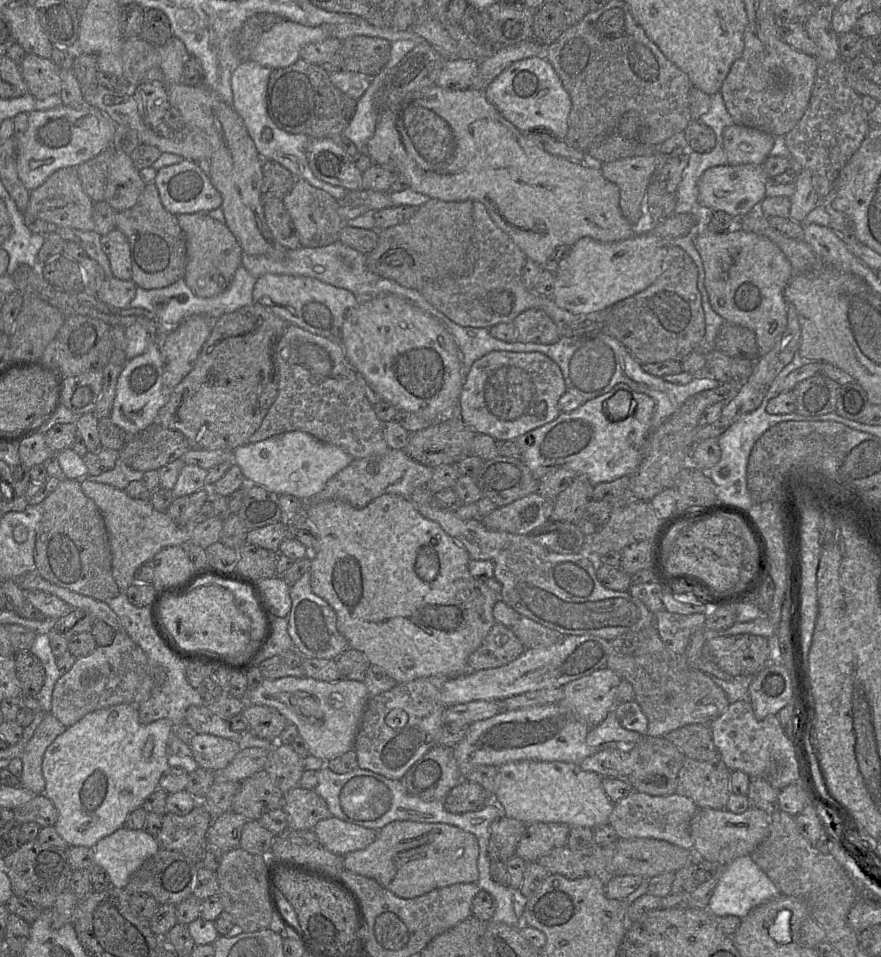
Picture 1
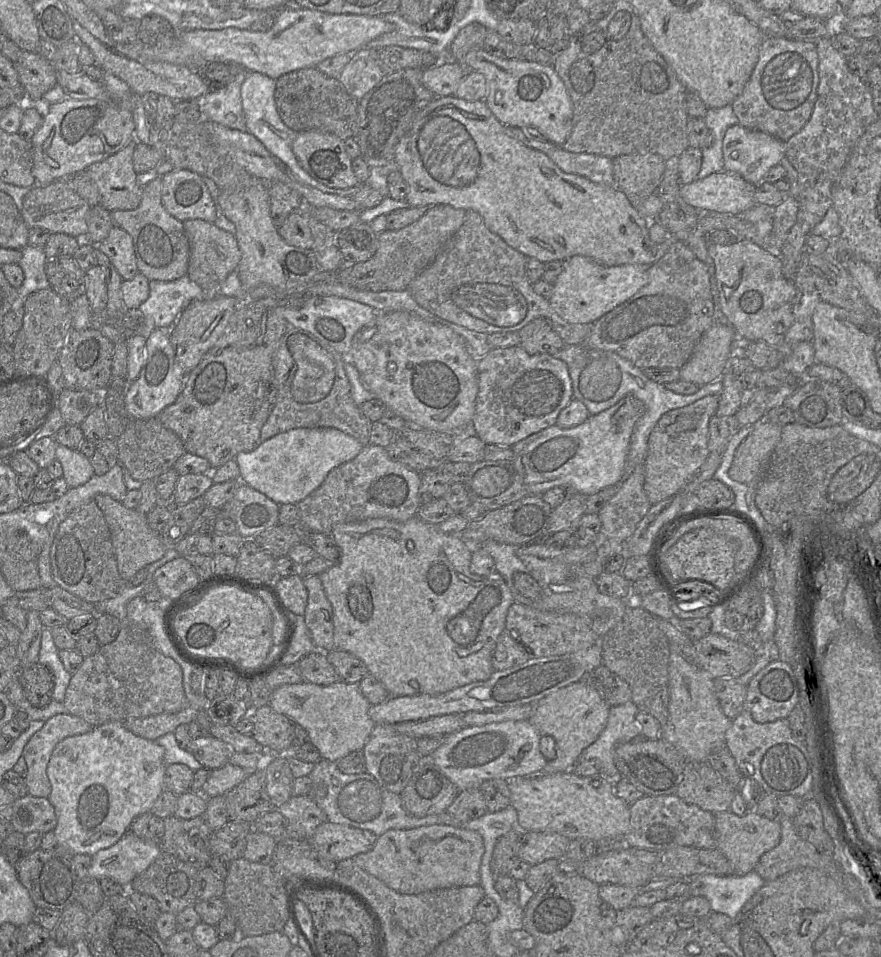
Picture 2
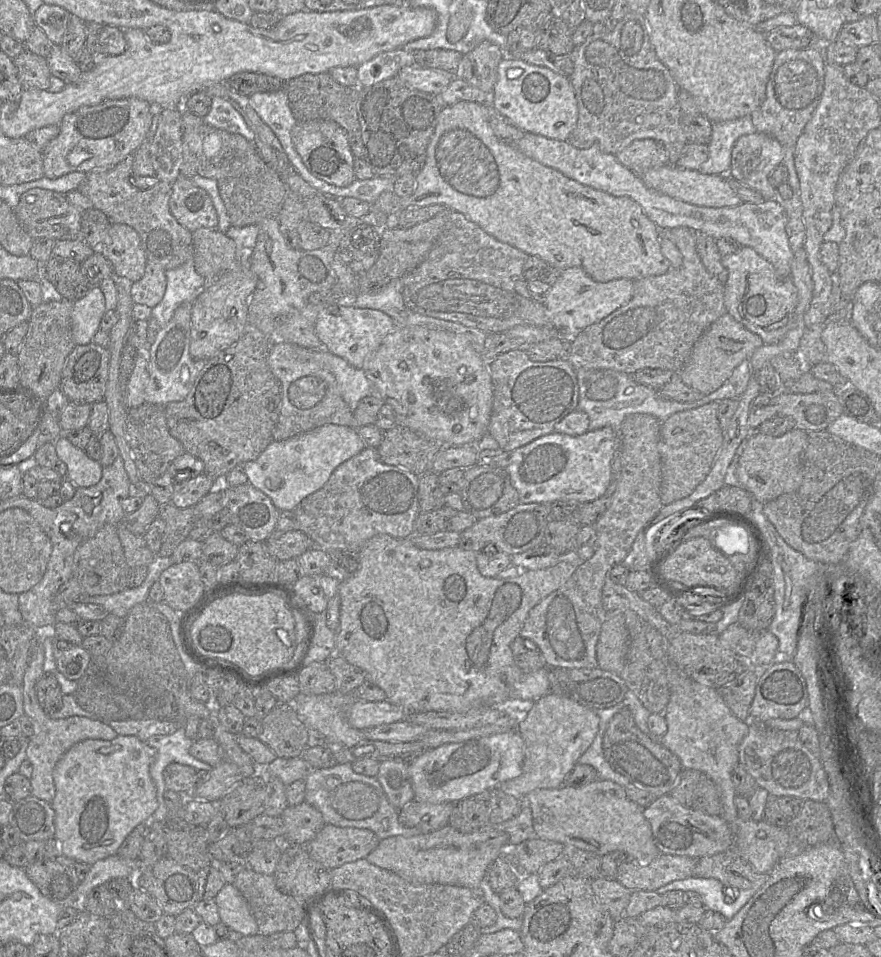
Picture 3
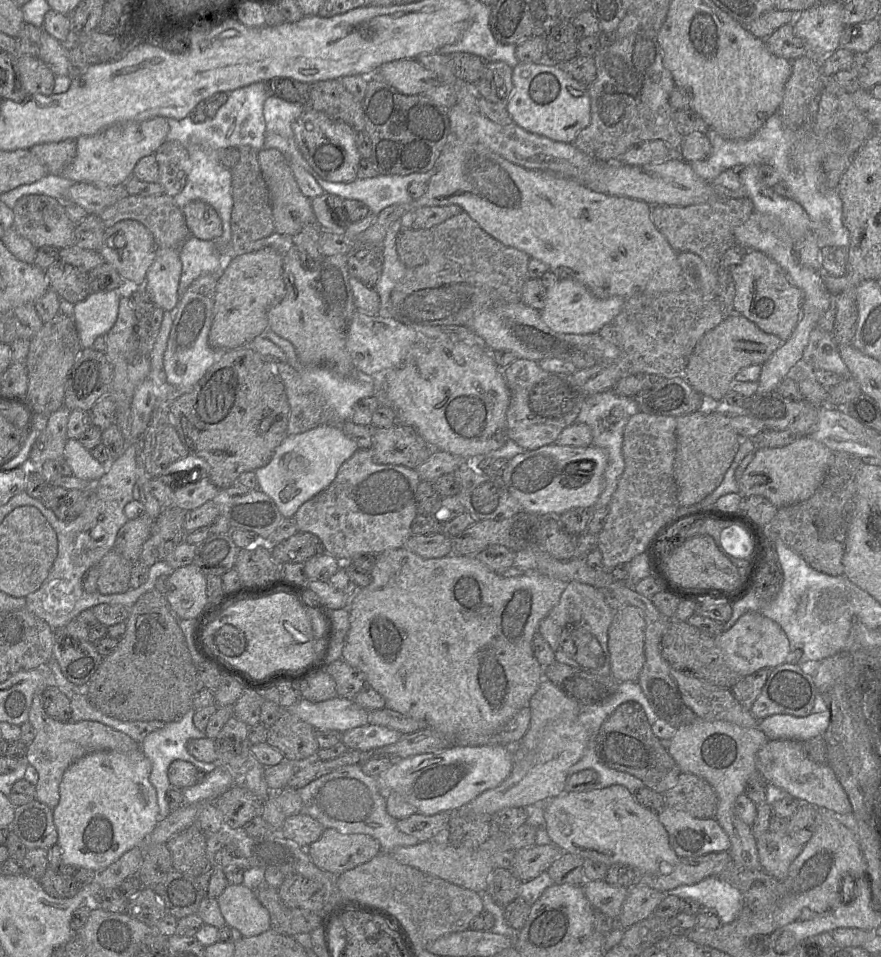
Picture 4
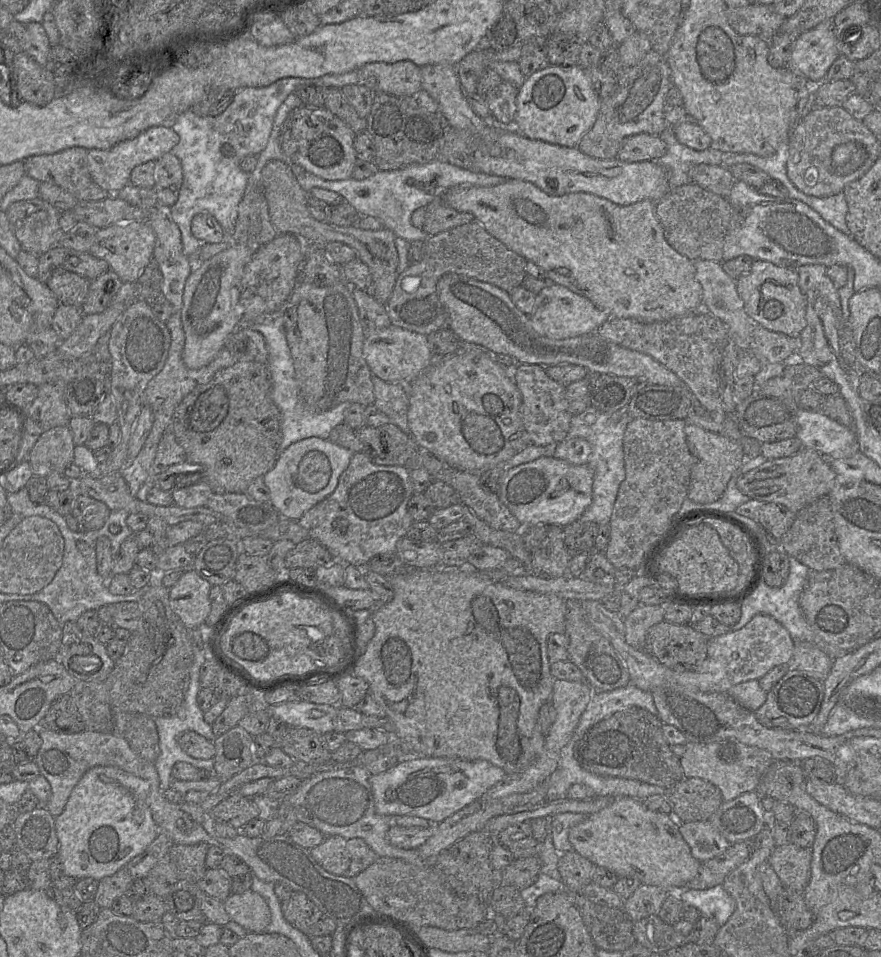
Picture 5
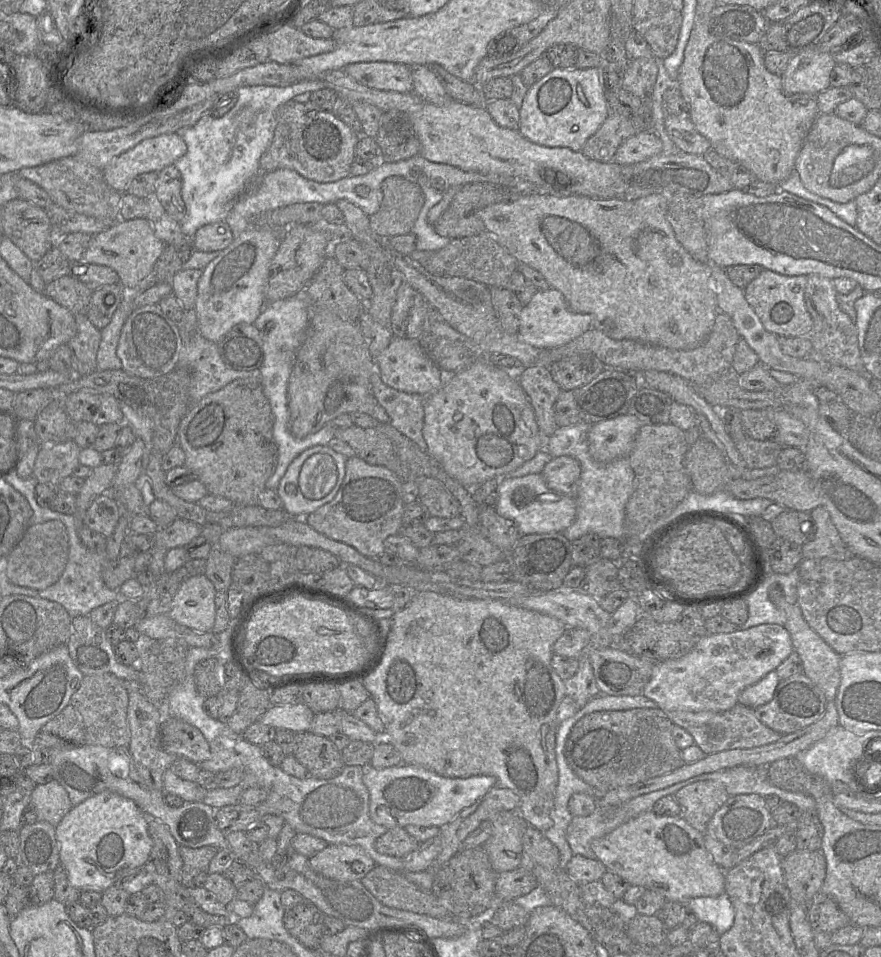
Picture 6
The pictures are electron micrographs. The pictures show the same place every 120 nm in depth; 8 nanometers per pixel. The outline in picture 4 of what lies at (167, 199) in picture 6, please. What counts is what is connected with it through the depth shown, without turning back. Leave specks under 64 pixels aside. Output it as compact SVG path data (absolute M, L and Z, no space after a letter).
M165 140L156 150L158 182L163 192L175 197L185 186L191 170L191 160L186 148L174 140Z

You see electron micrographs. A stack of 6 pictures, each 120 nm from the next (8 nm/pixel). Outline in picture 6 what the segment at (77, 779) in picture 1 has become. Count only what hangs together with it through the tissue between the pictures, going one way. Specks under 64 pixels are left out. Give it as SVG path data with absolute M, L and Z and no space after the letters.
M110 791L94 795L74 806L55 827L55 831L60 865L69 882L79 891L103 892L115 885L132 870L145 864L153 847L144 812L133 800Z

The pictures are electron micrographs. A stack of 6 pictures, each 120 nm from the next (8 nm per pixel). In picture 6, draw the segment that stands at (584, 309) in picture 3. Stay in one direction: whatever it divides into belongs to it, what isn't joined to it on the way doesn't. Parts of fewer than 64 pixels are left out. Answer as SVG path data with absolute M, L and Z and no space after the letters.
M550 288L538 291L528 305L523 306L517 336L521 341L539 349L552 349L567 344L592 326L591 315L572 312L563 295L558 290Z

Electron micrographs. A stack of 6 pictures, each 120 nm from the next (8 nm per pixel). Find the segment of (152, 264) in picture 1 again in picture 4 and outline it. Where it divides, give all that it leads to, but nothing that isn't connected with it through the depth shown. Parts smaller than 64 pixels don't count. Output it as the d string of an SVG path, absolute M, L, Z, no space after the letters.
M165 193L152 196L128 195L98 214L106 228L122 220L136 220L153 235L157 247L179 249L191 236L175 199Z

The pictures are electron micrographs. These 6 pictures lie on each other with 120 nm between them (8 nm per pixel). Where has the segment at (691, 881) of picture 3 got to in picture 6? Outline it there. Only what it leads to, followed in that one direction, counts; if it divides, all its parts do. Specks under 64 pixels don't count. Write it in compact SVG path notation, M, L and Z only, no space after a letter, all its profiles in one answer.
M726 893L717 897L697 897L690 899L686 906L696 915L699 922L712 925L719 935L733 925L735 910Z

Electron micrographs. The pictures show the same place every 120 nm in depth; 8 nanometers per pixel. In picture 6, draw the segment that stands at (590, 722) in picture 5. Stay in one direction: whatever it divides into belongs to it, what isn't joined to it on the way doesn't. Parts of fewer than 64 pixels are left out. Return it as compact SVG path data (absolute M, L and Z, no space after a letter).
M600 694L589 700L588 703L575 714L575 724L584 716L594 712L631 710L636 708L655 709L658 708L658 705L656 702L643 696L643 694L637 696L610 696L606 694Z

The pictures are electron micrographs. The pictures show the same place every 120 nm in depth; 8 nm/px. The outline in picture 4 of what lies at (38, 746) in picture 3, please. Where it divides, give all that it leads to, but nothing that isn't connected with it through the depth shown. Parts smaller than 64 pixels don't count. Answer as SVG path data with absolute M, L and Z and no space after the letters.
M42 692L34 695L29 710L29 721L35 730L33 741L27 745L28 765L32 765L38 772L35 799L47 805L51 810L59 802L59 785L64 772L78 759L98 751L129 752L141 750L140 743L137 743L127 734L100 722L90 720L60 722L51 718L43 708Z

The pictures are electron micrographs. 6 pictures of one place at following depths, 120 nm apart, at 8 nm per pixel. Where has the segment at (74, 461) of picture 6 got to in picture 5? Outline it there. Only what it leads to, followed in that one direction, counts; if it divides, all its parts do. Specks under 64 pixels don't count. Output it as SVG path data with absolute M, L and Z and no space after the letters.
M68 425L44 431L27 458L33 475L46 478L53 472L64 472L74 461L74 448Z

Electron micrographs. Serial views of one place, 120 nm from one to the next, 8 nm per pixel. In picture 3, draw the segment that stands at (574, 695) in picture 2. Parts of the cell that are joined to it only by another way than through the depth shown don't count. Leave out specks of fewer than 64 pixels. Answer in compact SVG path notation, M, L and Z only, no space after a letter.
M548 693L534 702L526 718L517 723L516 730L525 744L522 773L496 788L525 803L525 796L534 790L555 789L564 785L578 759L592 745L599 730L599 717L593 709L558 694Z

